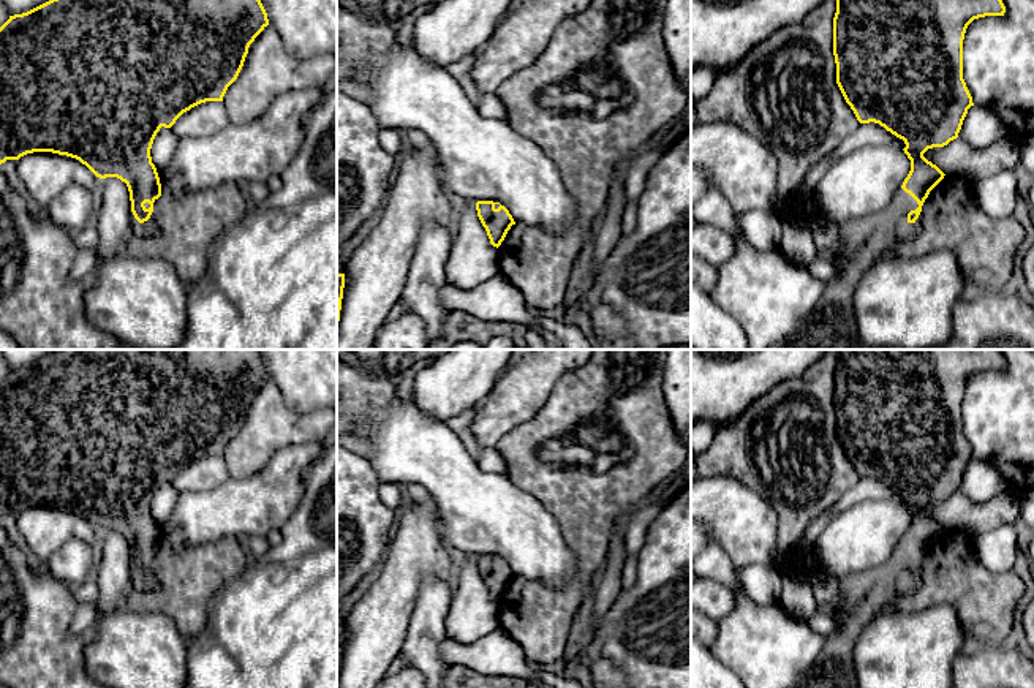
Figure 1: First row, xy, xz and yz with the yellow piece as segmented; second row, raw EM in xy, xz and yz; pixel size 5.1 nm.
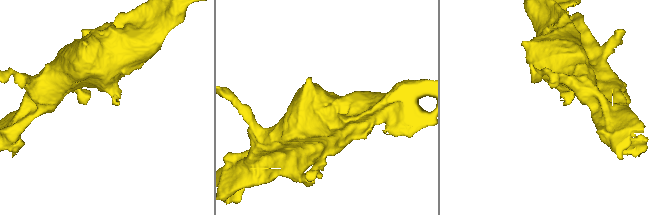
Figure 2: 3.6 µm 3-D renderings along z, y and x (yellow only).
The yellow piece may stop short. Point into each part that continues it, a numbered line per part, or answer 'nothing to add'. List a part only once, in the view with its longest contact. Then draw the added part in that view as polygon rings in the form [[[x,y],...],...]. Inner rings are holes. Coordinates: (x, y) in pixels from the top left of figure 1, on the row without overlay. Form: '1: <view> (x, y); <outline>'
1: yz (865, 593); [[[903,542],[877,568],[841,579],[836,629],[827,636],[816,663],[792,688],[859,688],[854,645],[871,620],[903,592],[908,568],[919,561]]]

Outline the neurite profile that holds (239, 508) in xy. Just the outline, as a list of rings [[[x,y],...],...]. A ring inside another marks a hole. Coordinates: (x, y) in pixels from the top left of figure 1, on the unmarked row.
[[[300,443],[280,449],[259,471],[245,479],[226,479],[223,484],[201,492],[182,492],[171,516],[157,522],[161,550],[175,557],[191,547],[206,546],[226,538],[248,539],[270,530],[281,530],[296,511],[305,487],[305,476],[324,454],[323,443]]]

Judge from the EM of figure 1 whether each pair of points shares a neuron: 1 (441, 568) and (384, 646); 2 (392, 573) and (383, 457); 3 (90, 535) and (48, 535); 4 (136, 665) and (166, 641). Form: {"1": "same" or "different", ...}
{"1": "same", "2": "different", "3": "same", "4": "same"}

